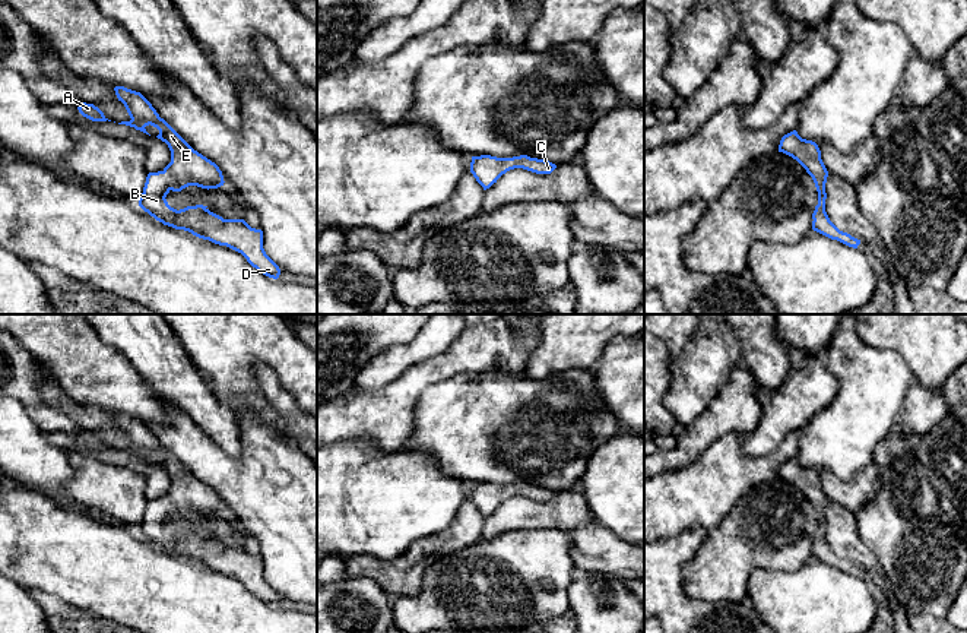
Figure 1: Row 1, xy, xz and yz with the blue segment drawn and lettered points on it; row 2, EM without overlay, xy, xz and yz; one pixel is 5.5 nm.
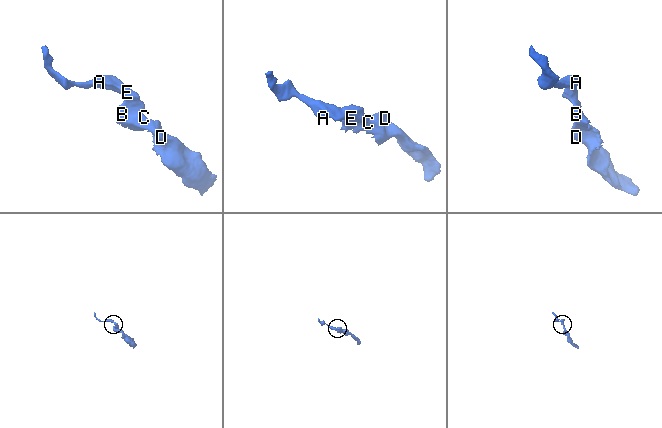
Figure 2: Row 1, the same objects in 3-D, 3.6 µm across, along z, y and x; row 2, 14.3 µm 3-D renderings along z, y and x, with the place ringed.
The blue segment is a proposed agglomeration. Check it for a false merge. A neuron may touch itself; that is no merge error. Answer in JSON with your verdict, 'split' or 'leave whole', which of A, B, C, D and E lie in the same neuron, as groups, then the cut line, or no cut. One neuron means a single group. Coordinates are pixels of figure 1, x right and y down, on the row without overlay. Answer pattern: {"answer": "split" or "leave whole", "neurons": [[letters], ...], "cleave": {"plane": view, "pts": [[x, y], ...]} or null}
{"answer": "leave whole", "neurons": [["A", "B", "C", "D", "E"]], "cleave": null}

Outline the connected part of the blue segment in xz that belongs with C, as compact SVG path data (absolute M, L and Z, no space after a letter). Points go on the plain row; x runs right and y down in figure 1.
M491 482L472 484L470 500L476 509L489 516L497 507L510 497L523 496L536 501L551 501L557 493L527 482L513 485L497 485Z

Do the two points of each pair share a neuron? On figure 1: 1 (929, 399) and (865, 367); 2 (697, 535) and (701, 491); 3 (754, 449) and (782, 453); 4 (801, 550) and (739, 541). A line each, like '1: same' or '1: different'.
1: different
2: different
3: different
4: same

